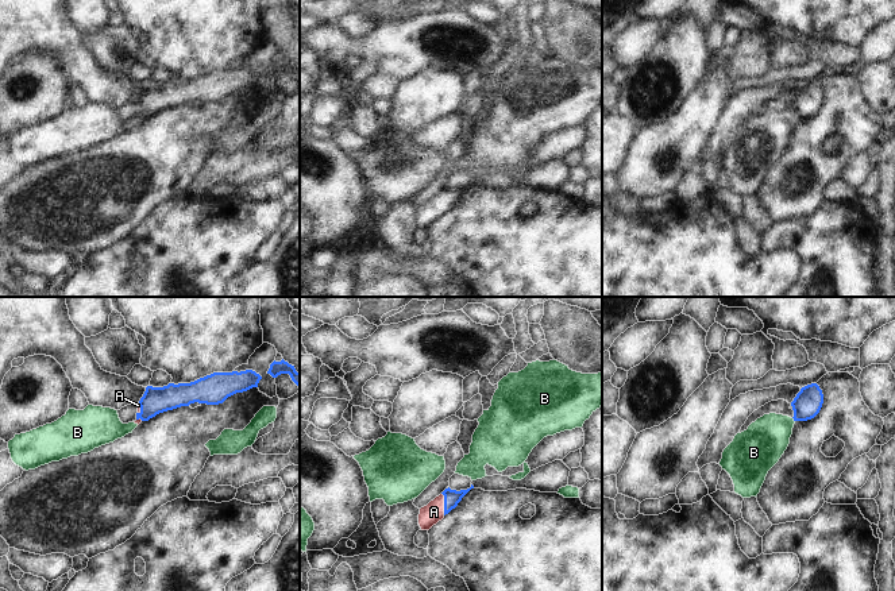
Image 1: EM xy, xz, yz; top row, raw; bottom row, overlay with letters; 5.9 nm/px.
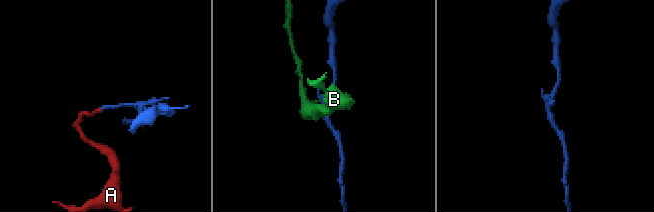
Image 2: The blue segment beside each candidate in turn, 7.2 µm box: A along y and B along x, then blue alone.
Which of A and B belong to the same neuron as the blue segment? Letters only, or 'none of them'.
A

